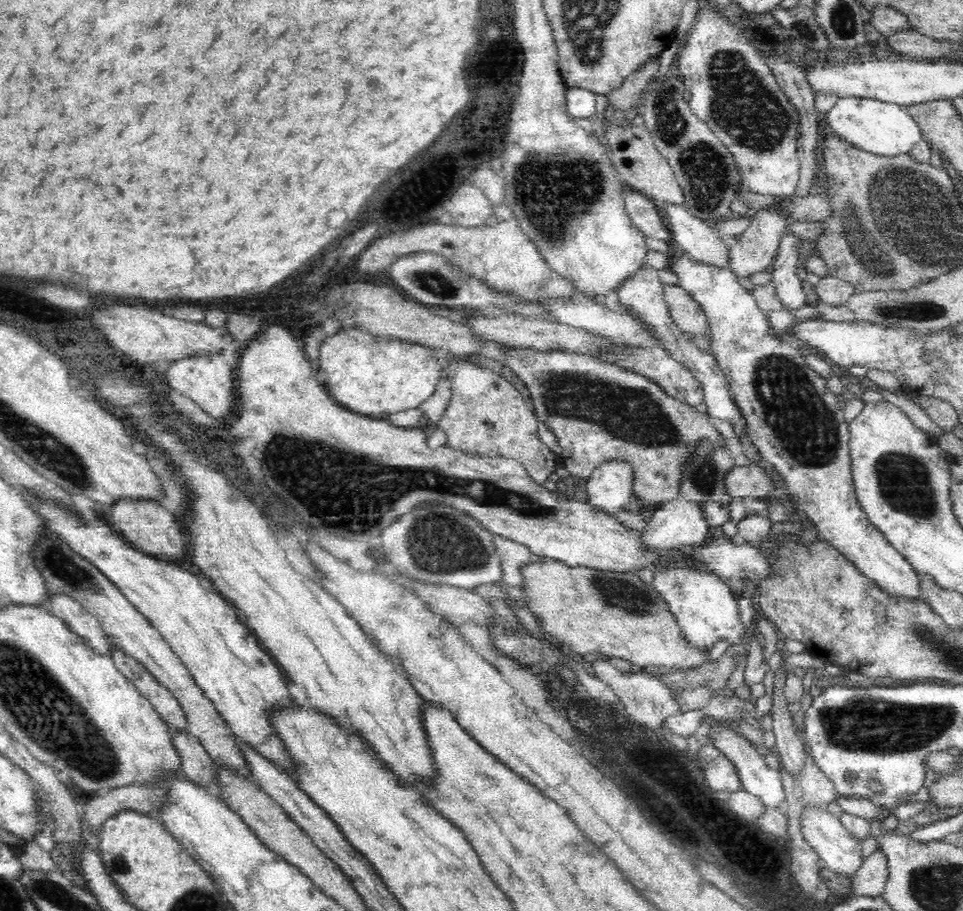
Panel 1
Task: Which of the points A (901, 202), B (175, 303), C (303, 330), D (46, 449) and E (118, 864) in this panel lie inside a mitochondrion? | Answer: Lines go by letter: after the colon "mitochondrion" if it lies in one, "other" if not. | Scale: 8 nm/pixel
A: mitochondrion
B: other
C: other
D: mitochondrion
E: mitochondrion

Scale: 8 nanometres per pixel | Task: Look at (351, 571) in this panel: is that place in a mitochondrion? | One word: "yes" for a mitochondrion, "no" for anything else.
no

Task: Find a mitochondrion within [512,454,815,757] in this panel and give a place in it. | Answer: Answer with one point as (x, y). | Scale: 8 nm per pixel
(626, 595)

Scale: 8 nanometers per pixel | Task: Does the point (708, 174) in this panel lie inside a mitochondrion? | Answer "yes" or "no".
yes

